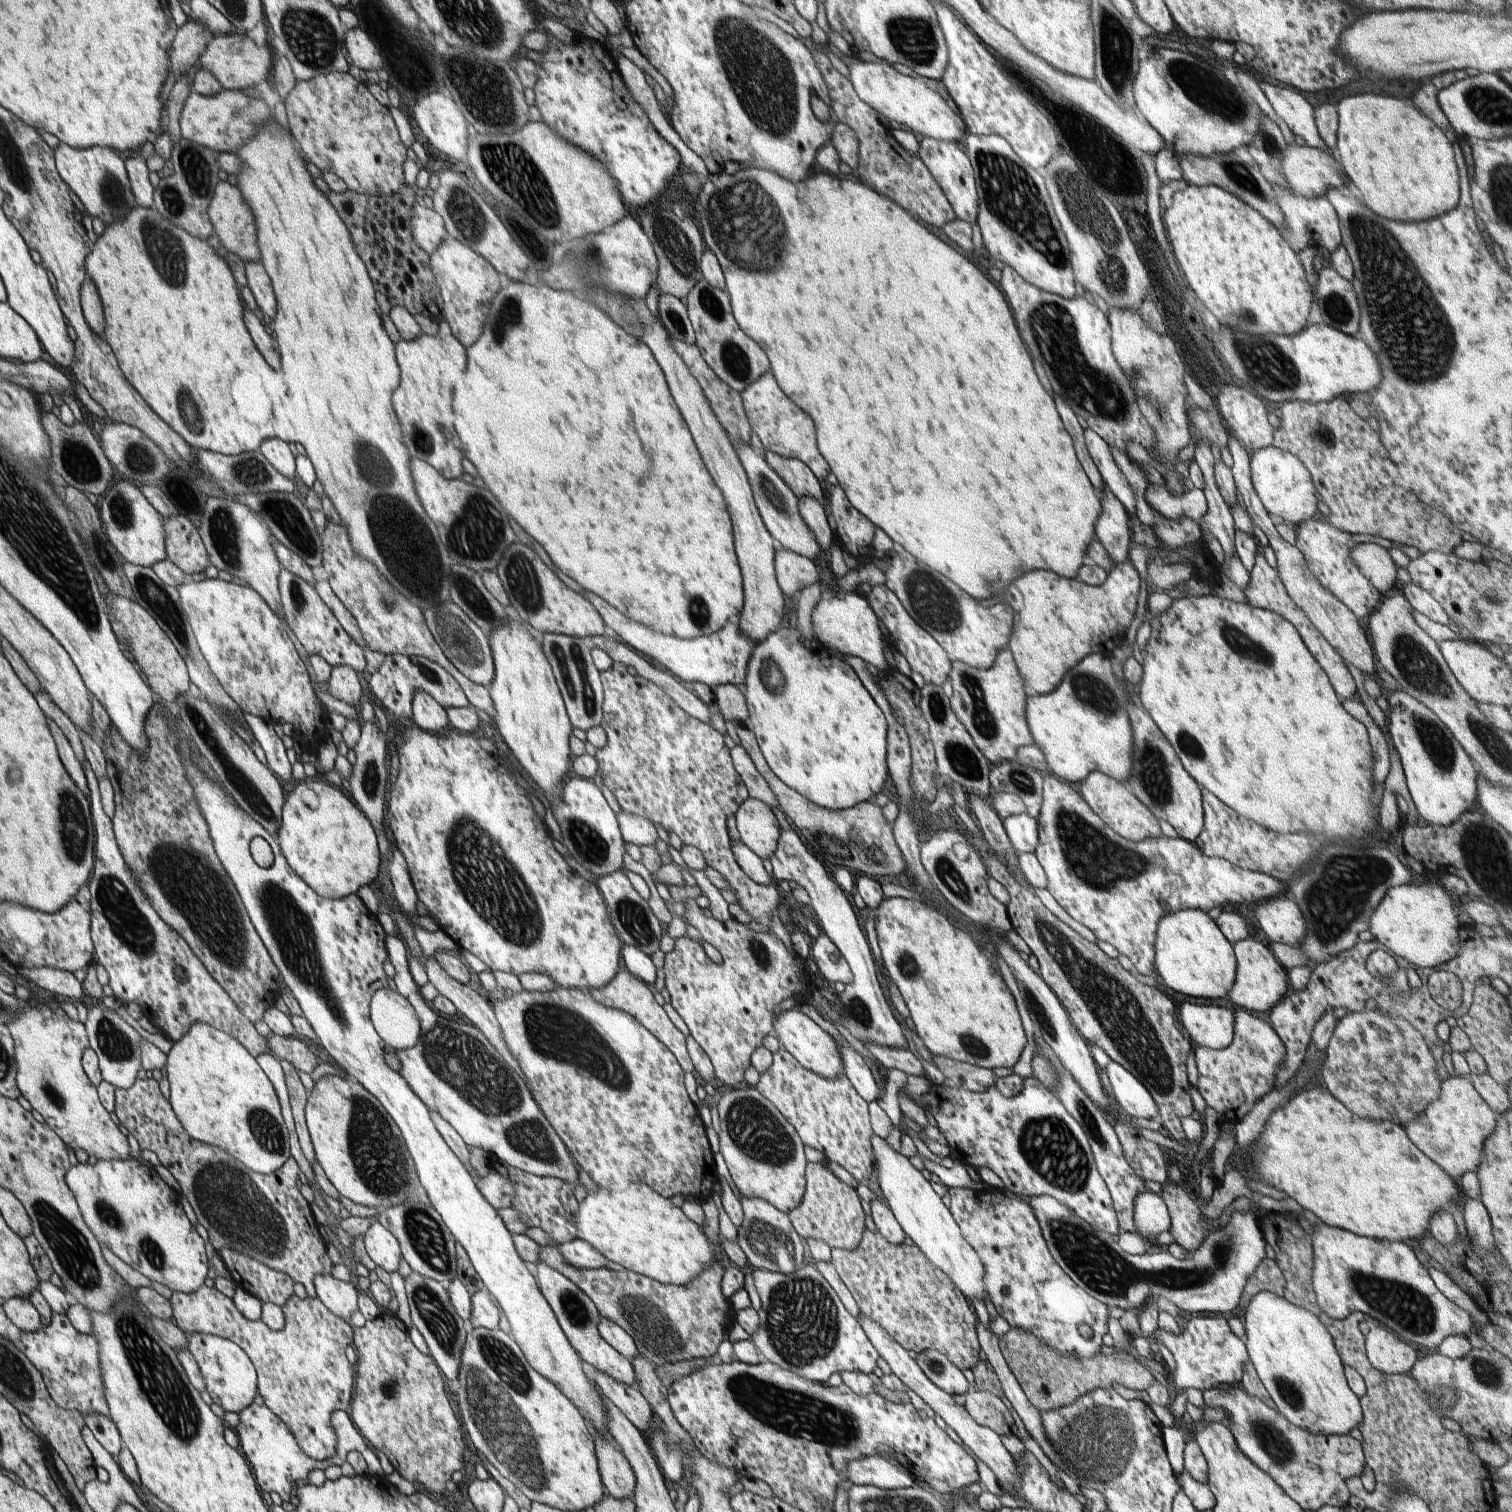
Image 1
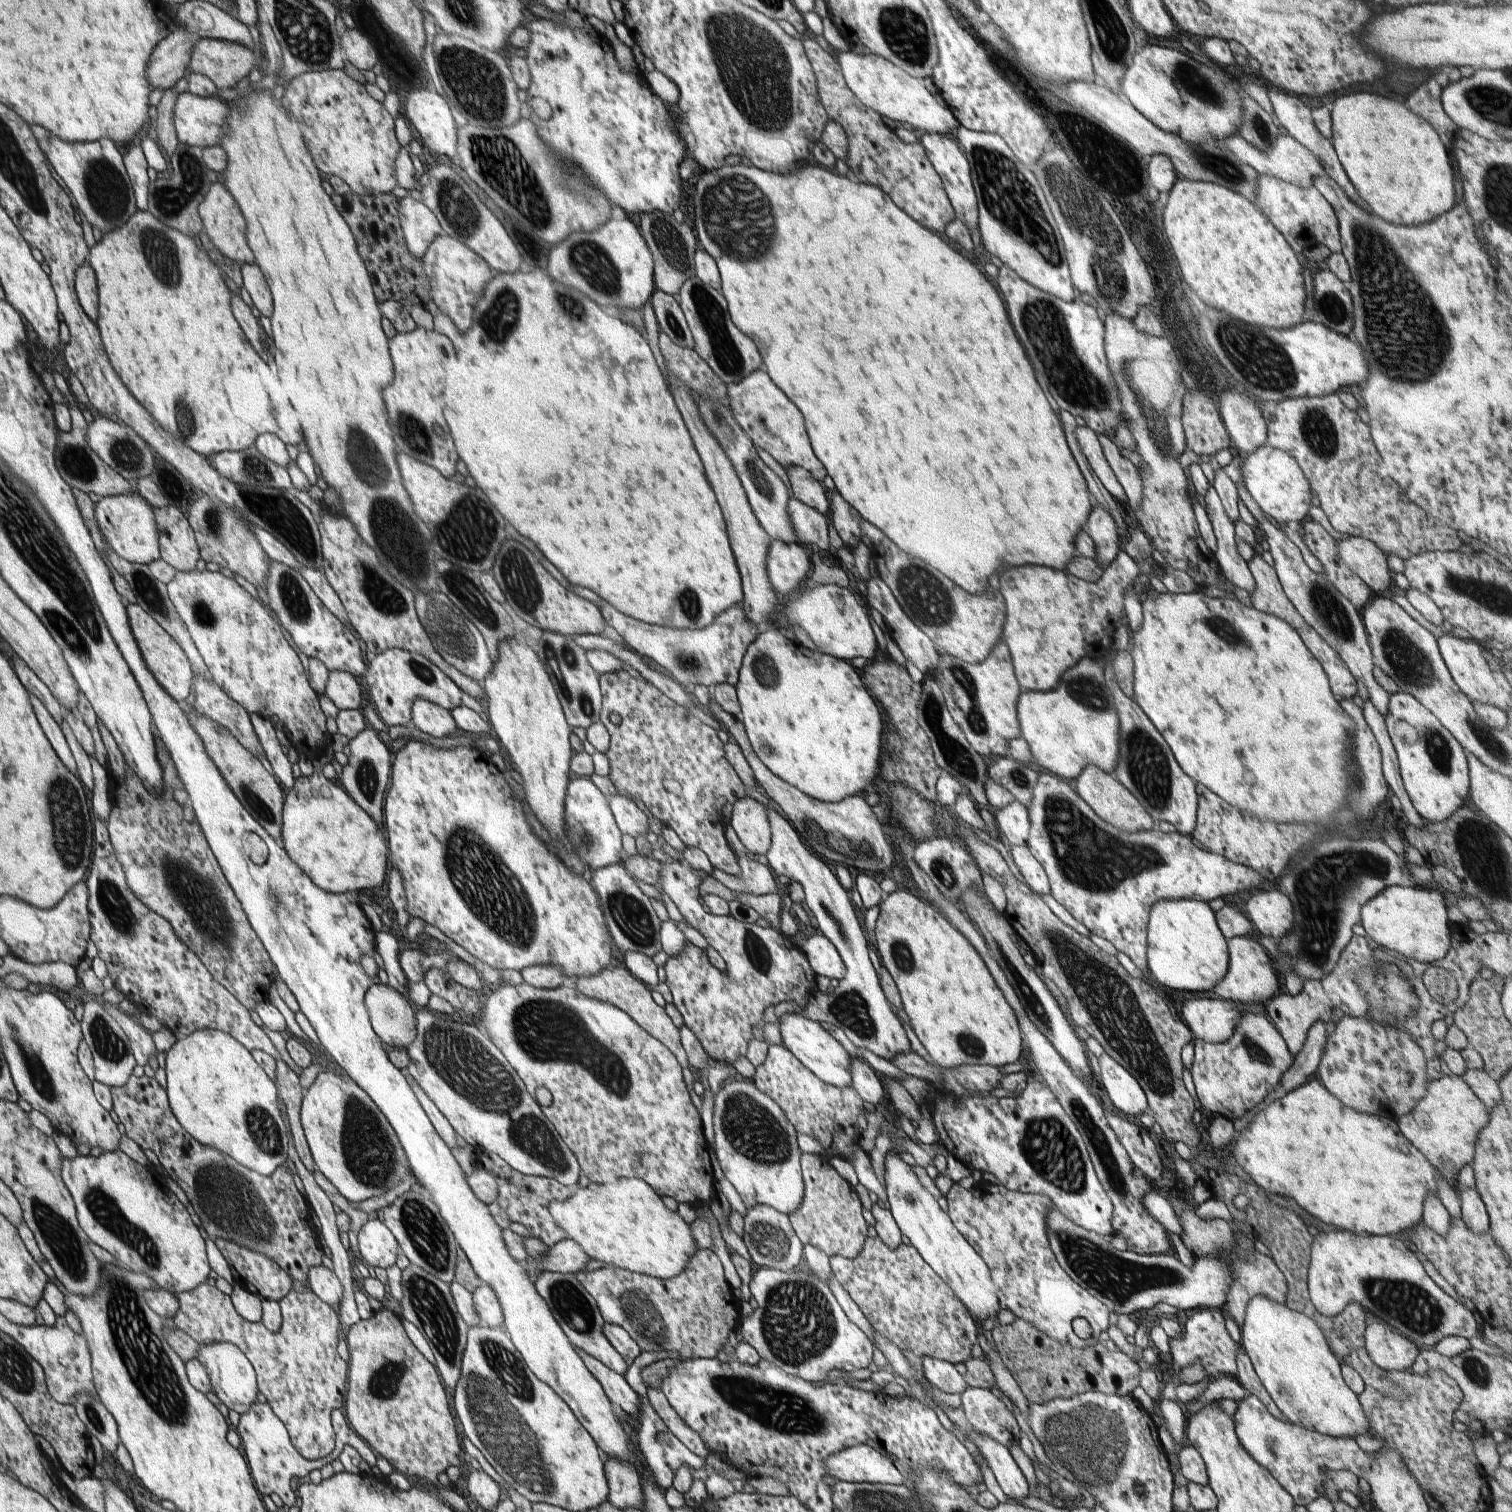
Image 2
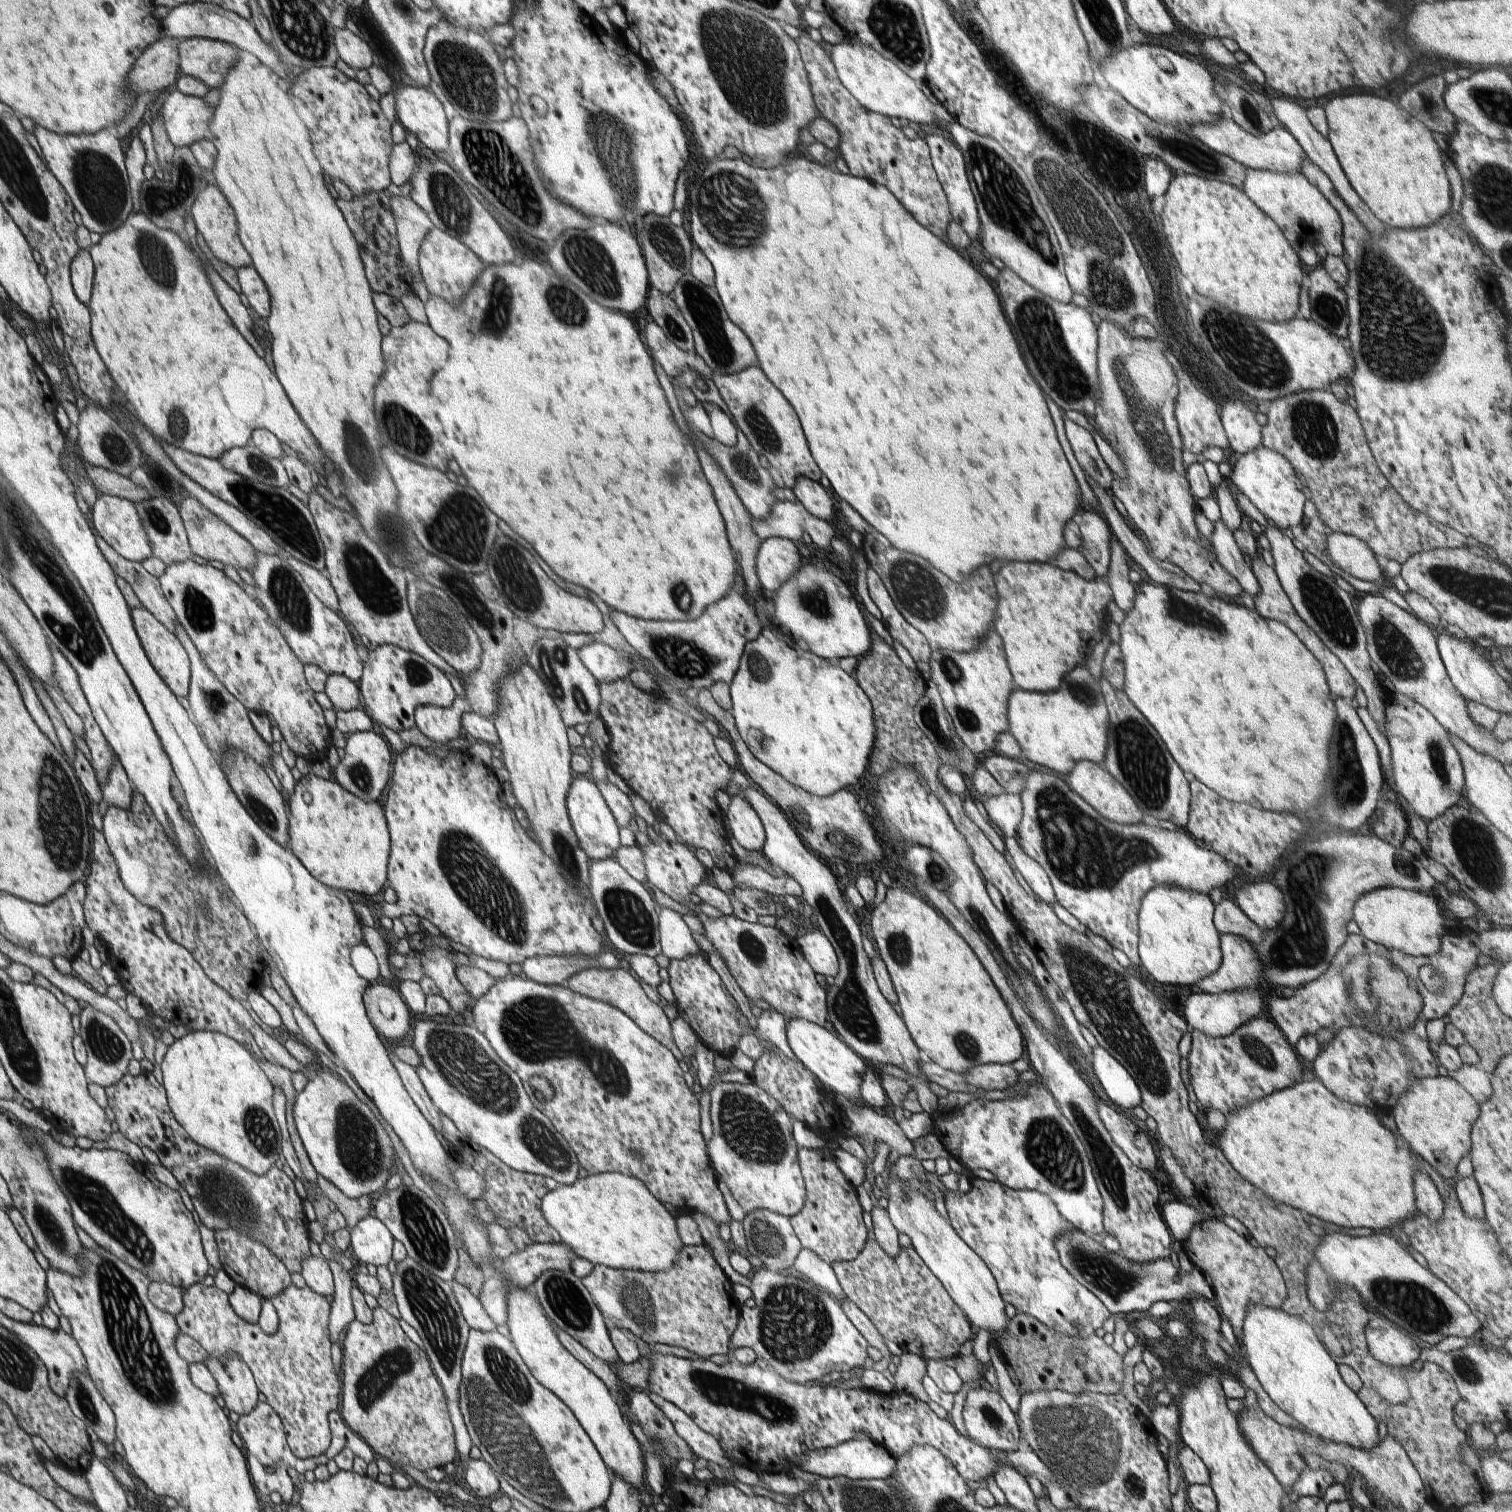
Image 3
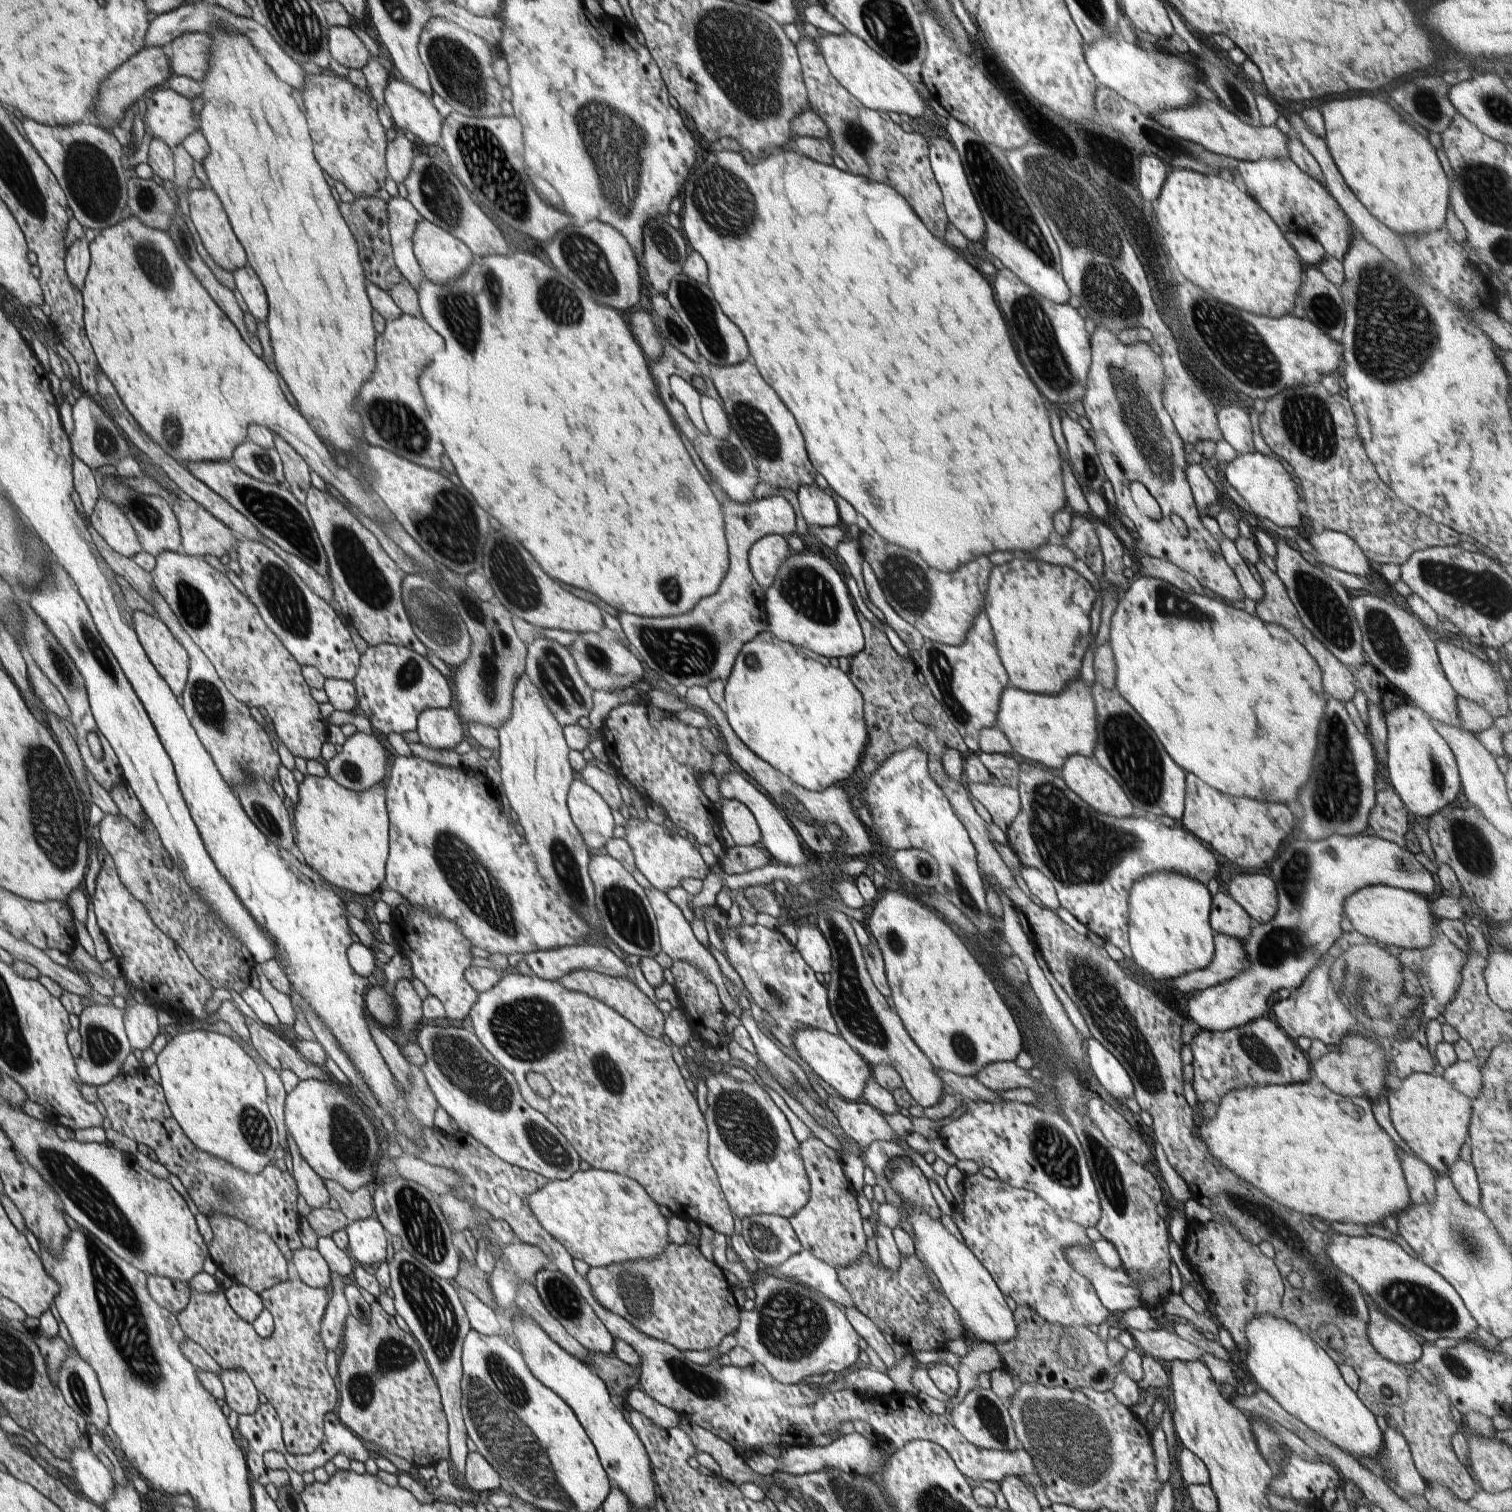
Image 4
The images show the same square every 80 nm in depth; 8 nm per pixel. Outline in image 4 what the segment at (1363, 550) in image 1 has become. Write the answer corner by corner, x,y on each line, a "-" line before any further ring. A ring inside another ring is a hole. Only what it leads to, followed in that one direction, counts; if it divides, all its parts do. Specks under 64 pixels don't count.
1326,529
1322,534
1313,533
1308,541
1316,550
1319,562
1362,578
1374,574
1372,562
1362,552
1361,546
1347,534

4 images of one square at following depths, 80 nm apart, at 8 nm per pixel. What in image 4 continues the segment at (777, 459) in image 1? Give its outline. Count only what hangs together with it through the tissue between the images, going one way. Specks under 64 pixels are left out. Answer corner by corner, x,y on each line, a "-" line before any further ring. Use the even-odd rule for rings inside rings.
815,483
798,487
798,497
802,514
808,524
812,527
837,527
843,516
840,508
834,502
830,494

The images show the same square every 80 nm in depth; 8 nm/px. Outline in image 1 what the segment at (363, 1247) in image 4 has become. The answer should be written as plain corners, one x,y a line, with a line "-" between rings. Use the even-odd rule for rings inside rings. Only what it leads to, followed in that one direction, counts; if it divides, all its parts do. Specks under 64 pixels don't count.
376,1220
362,1239
365,1242
366,1252
376,1266
384,1268
389,1273
398,1270
398,1264
402,1260
400,1244
382,1223

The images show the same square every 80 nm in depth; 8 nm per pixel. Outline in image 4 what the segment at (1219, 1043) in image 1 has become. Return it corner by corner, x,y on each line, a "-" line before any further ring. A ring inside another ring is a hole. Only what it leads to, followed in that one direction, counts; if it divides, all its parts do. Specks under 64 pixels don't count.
1370,832
1352,836
1332,834
1316,842
1294,840
1282,854
1278,853
1276,860
1270,862
1269,868
1277,890
1276,916
1270,922
1255,924
1250,936
1242,940
1250,962
1244,972
1225,983
1188,996
1186,1012
1189,1021
1197,1024
1200,1029
1226,1032
1248,1024
1268,1012
1268,1002
1274,992
1281,988
1288,988
1290,991
1298,988
1341,937
1344,931
1340,922
1344,918
1346,899
1357,890
1368,885
1388,885
1430,896
1436,888
1436,876
1426,870
1413,853

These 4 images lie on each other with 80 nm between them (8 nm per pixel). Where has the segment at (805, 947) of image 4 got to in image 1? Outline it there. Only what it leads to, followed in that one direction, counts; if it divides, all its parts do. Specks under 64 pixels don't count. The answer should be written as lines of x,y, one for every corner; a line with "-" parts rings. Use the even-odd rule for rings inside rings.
822,932
817,939
810,940
810,952
820,970
819,975
827,980
828,985
842,982
846,986
852,982
850,965
826,933

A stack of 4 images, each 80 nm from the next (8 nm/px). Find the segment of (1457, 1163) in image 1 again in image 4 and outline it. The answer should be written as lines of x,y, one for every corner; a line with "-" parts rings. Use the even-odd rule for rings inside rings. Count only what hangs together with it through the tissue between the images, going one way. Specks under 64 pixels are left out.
1414,1073
1388,1087
1390,1120
1400,1138
1410,1146
1435,1173
1446,1174
1459,1159
1460,1148
1469,1134
1472,1100
1443,1076

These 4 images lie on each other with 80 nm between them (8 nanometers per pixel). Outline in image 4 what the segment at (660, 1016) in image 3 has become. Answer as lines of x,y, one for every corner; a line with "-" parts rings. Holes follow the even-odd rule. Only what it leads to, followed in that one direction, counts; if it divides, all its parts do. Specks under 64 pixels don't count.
578,969
559,978
558,982
567,989
586,993
588,996
601,1000
610,1008
616,1009
626,1020
632,1021
642,1032
662,1040
665,1036
664,1014
654,1006
654,1002
634,984
633,978
627,976
613,977
588,969

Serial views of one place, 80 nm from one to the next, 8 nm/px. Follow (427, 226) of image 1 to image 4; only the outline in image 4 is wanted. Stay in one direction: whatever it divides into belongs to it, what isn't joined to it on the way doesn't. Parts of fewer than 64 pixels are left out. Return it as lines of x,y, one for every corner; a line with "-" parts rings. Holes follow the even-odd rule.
390,197
387,202
393,257
398,270
417,291
425,279
413,251
413,234
423,216
403,197

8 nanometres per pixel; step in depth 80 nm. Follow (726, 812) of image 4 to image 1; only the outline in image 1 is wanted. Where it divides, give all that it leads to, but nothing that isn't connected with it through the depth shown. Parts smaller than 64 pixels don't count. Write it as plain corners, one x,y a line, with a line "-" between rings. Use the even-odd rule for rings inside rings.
750,797
740,803
734,818
742,842
764,862
770,859
776,852
781,828
772,807

